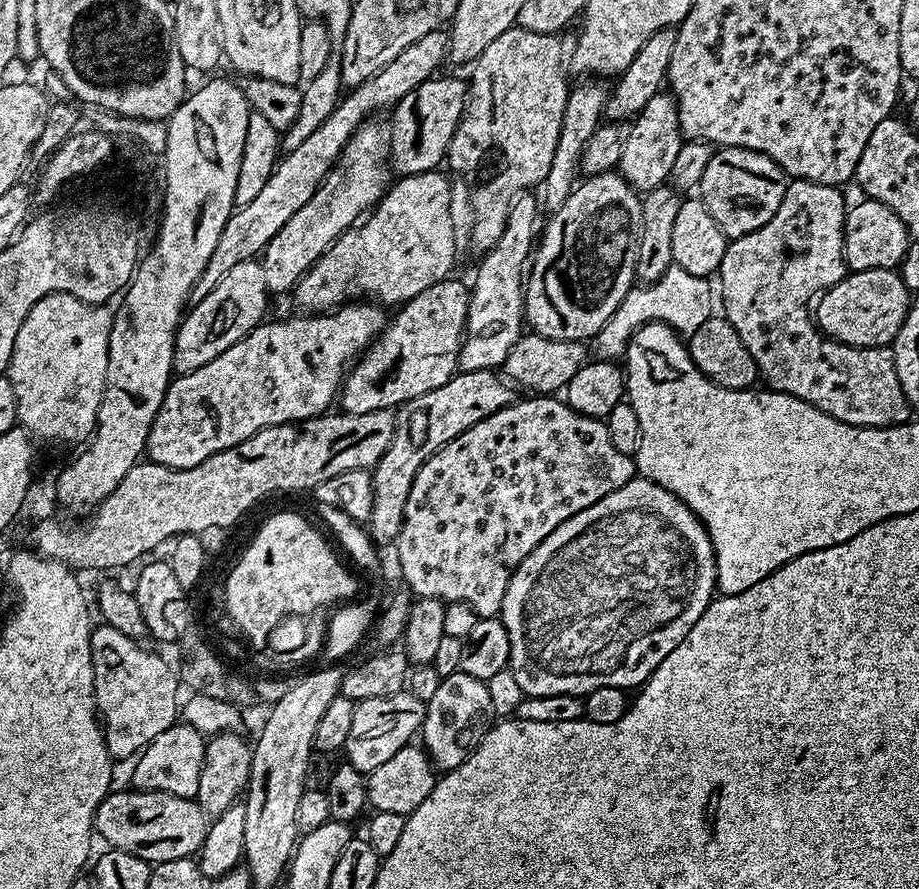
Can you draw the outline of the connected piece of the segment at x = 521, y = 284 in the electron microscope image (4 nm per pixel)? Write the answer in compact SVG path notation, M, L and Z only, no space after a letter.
M488 272L484 280L474 280L470 288L470 327L466 332L466 339L462 345L460 372L474 370L496 370L503 365L510 350L520 340L526 328L524 314L525 278L516 280L512 276L512 288L504 288L504 272Z

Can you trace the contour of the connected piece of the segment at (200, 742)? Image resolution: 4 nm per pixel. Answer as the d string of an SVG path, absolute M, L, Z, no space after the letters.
M177 722L172 727L159 732L152 743L140 753L132 772L133 789L141 792L169 792L175 796L195 797L200 781L200 771L204 765L205 737L191 723Z

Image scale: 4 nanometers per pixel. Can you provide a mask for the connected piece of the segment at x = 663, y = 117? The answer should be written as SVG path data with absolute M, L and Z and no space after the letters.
M661 90L646 102L646 106L631 121L626 138L626 146L622 146L622 158L618 171L631 188L643 194L659 188L667 181L670 166L674 166L674 158L682 143L680 123L676 113L676 101L667 91Z

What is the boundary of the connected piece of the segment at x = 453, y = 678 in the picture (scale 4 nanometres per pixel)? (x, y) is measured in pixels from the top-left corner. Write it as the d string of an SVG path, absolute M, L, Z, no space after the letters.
M455 672L441 679L438 690L426 702L422 747L429 760L441 773L453 772L482 742L494 723L492 717L492 692L487 683L470 678L465 672Z

